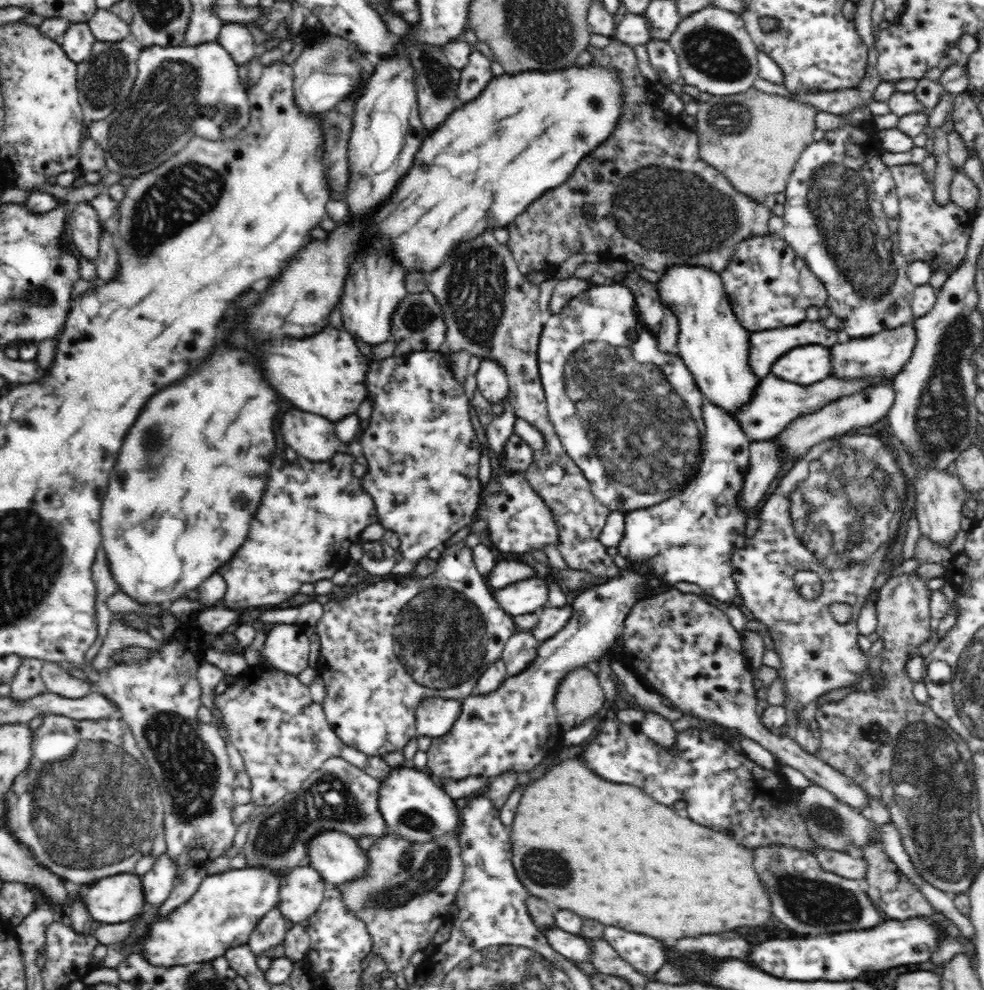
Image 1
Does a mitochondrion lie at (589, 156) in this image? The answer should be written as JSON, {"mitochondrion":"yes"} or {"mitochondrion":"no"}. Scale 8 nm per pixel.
{"mitochondrion":"no"}

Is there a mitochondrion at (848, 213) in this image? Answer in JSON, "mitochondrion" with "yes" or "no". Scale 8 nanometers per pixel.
{"mitochondrion":"yes"}

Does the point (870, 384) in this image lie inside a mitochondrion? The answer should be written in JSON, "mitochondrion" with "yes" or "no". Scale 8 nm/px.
{"mitochondrion":"no"}

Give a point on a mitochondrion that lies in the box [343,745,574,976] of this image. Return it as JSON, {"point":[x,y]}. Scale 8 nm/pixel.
{"point":[421,873]}

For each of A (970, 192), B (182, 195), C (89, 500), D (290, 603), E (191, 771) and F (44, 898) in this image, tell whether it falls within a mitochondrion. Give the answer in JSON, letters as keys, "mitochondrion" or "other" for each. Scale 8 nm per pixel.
{"A":"other","B":"mitochondrion","C":"other","D":"other","E":"mitochondrion","F":"other"}

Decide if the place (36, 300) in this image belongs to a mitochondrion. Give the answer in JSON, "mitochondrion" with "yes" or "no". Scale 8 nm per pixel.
{"mitochondrion":"yes"}

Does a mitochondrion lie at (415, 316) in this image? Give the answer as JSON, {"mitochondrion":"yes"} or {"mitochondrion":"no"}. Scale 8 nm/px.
{"mitochondrion":"yes"}

